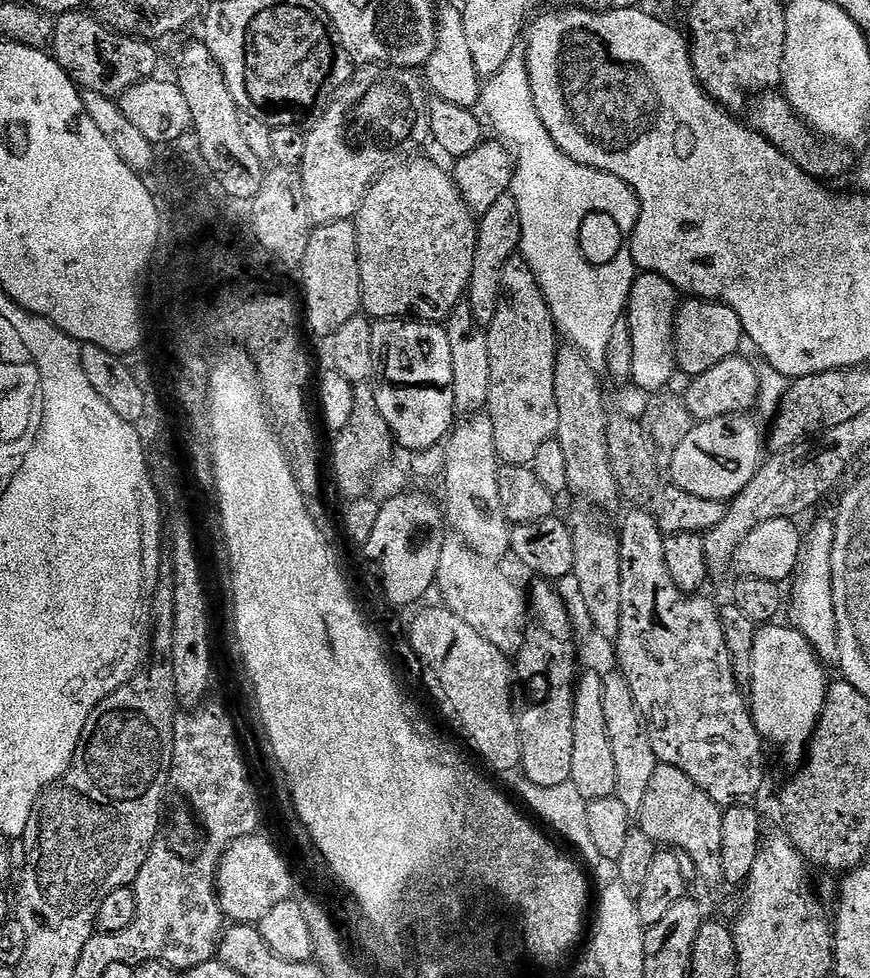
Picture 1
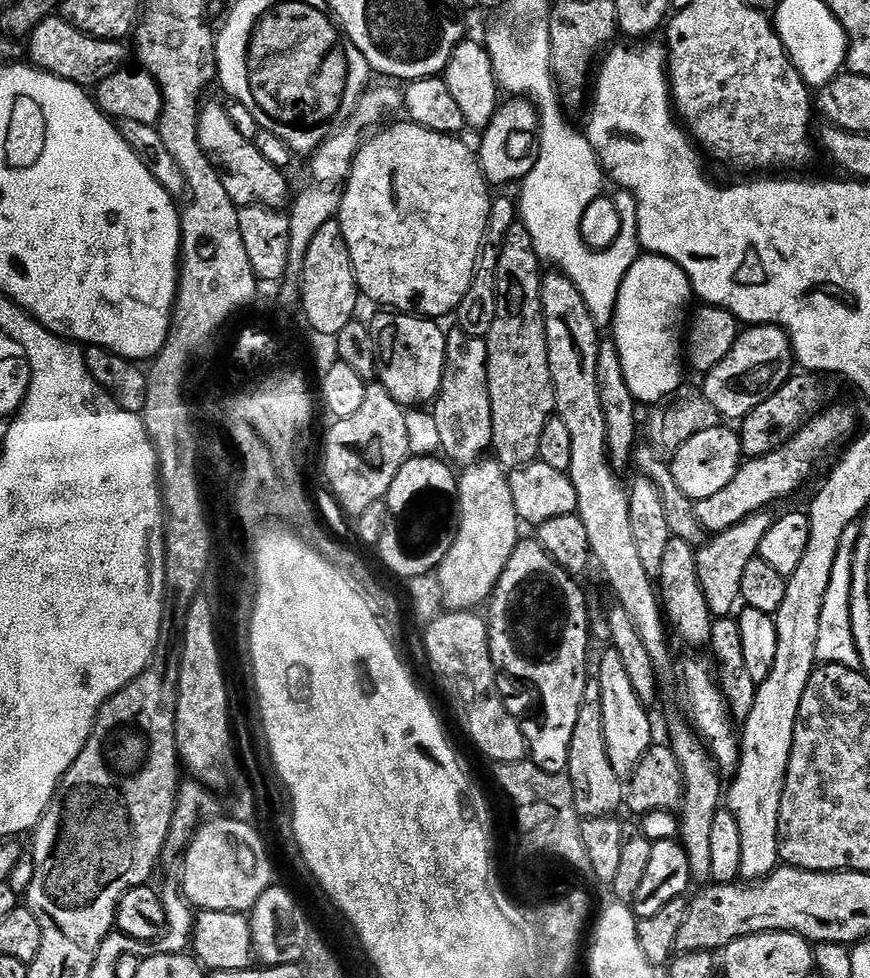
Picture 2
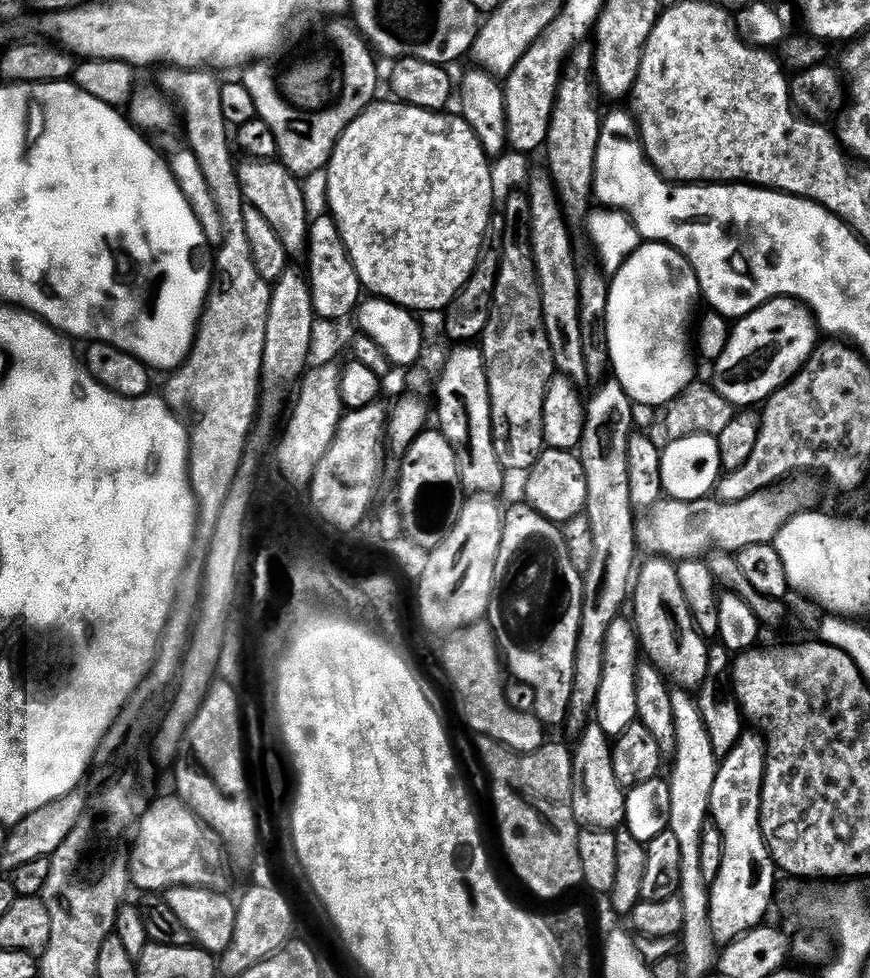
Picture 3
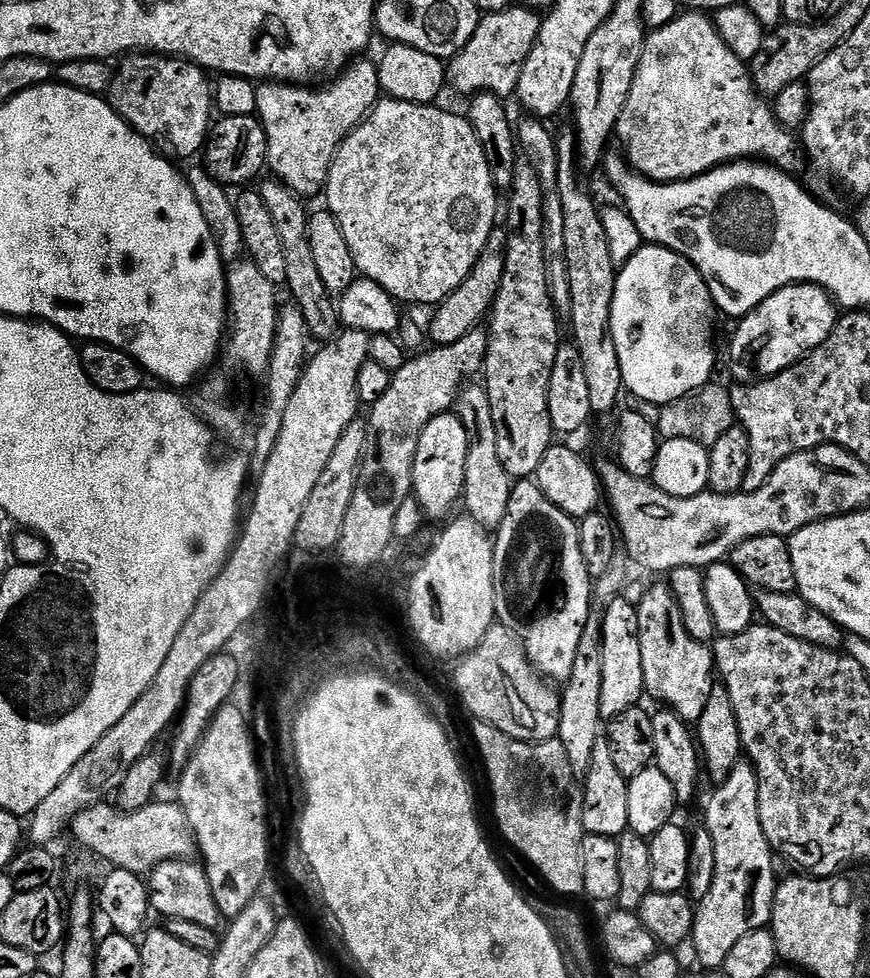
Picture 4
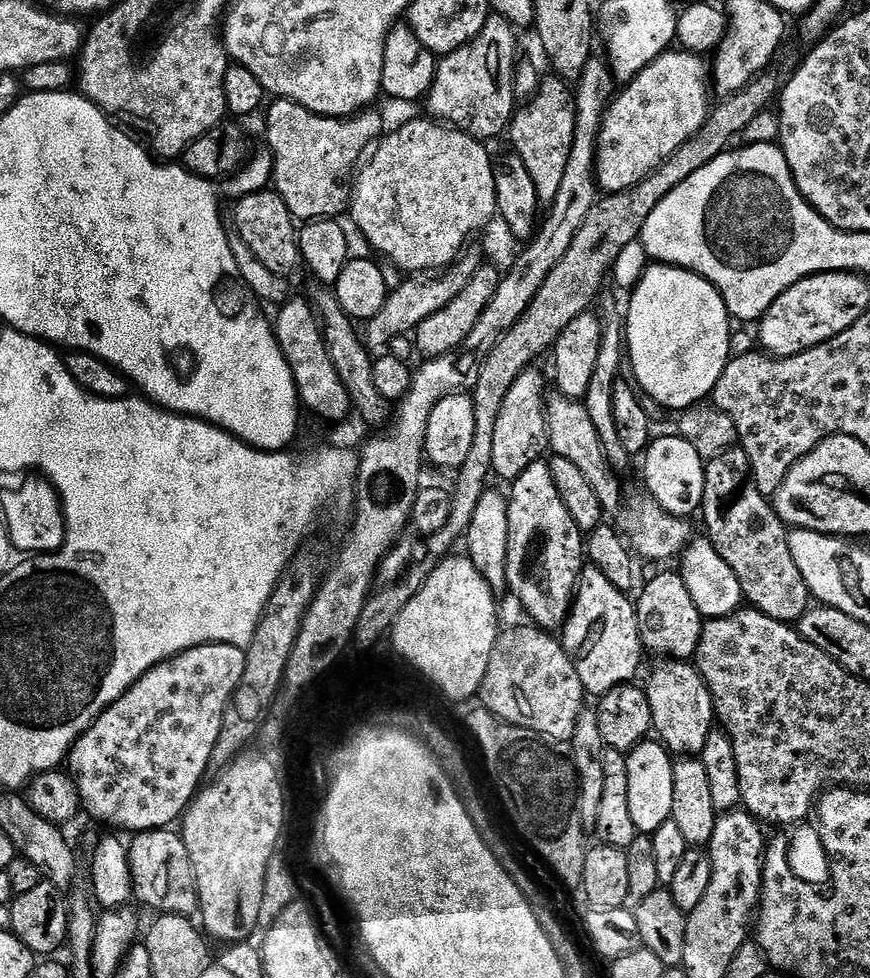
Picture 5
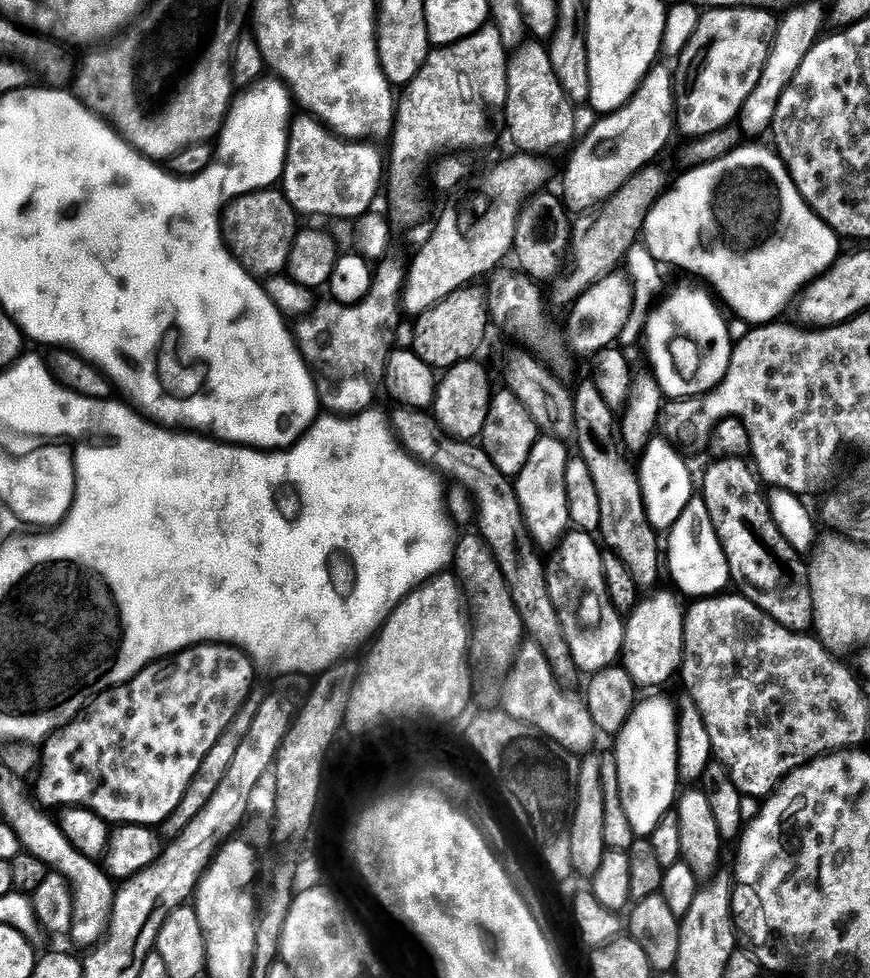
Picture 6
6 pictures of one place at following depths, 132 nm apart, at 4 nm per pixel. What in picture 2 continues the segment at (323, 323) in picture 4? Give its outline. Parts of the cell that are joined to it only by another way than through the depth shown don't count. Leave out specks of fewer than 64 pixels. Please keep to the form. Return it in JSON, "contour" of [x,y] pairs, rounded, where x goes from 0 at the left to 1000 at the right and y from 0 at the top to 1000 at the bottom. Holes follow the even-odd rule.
{"contour":[[[236,105],[231,109],[228,143],[232,153],[237,153],[237,162],[241,162],[241,166],[251,174],[255,190],[260,190],[260,198],[264,198],[267,204],[302,209],[305,213],[318,215],[325,214],[332,208],[333,199],[331,200],[331,184],[326,181],[328,177],[320,170],[308,166],[294,152],[291,144],[274,137],[274,132],[269,125],[264,125],[264,117],[256,105]]]}

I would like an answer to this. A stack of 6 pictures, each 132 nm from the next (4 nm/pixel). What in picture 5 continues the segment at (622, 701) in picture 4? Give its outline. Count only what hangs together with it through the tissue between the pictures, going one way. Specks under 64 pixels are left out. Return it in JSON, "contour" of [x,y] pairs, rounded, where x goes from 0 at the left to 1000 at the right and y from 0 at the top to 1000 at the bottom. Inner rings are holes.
{"contour":[[[672,580],[662,594],[657,621],[646,643],[646,657],[677,713],[692,713],[706,701],[732,694],[736,670],[741,670],[743,664],[736,655],[731,619],[721,611],[685,580]]]}

